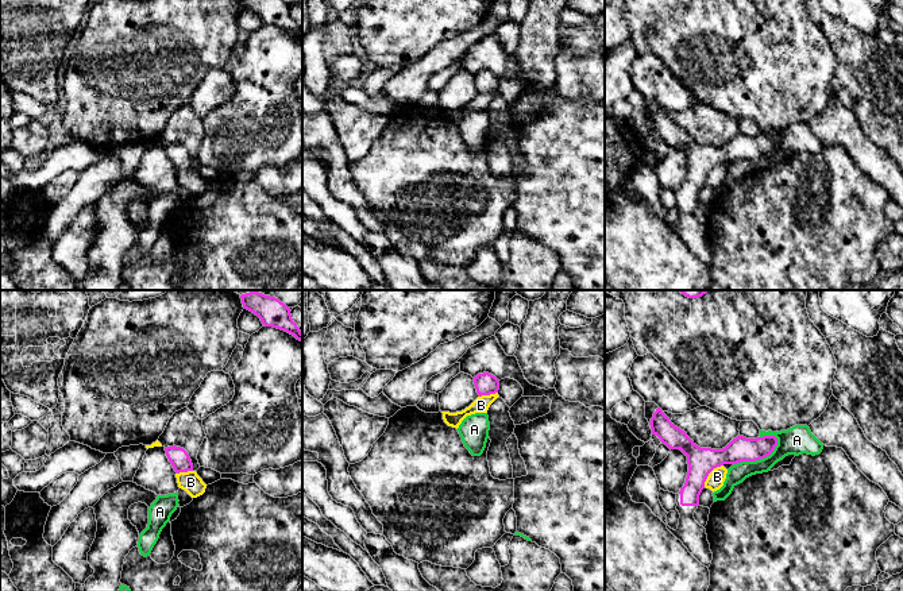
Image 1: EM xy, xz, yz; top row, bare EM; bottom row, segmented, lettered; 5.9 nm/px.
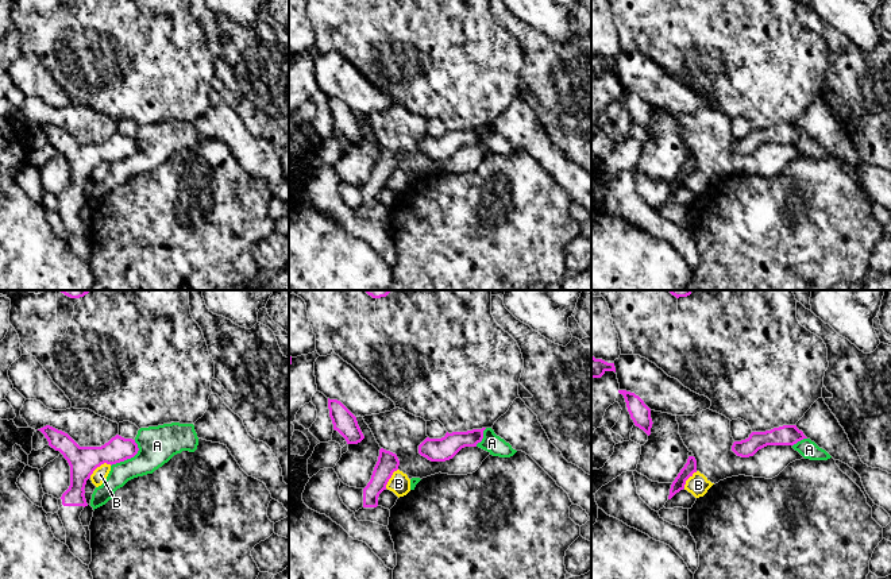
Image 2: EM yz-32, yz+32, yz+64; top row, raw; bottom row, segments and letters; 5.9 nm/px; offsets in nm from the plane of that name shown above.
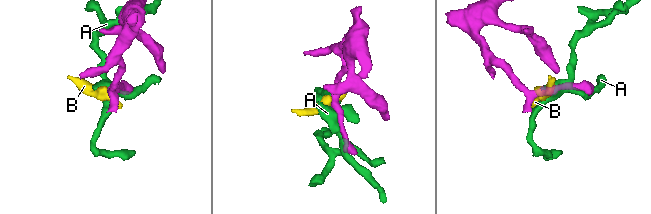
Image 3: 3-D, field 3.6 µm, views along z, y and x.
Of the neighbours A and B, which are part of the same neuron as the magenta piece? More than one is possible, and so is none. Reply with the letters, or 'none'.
none

